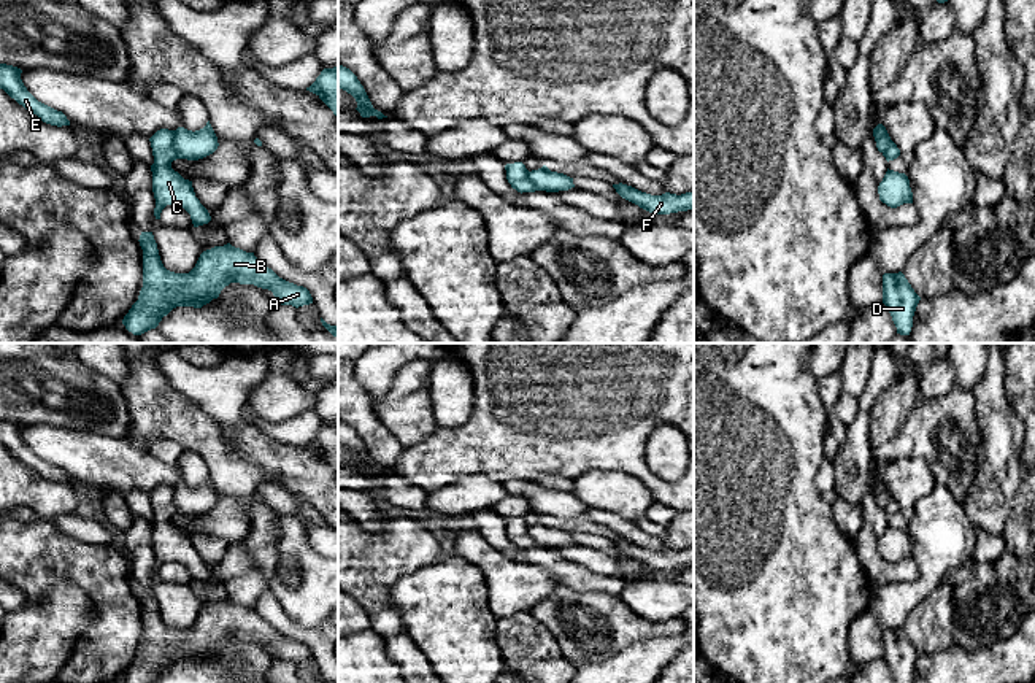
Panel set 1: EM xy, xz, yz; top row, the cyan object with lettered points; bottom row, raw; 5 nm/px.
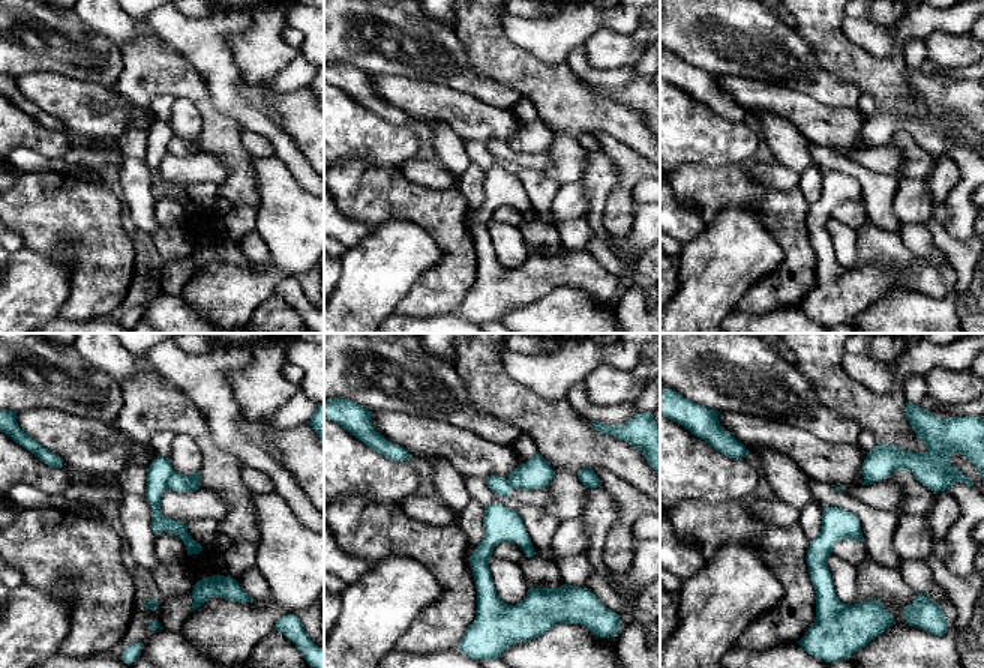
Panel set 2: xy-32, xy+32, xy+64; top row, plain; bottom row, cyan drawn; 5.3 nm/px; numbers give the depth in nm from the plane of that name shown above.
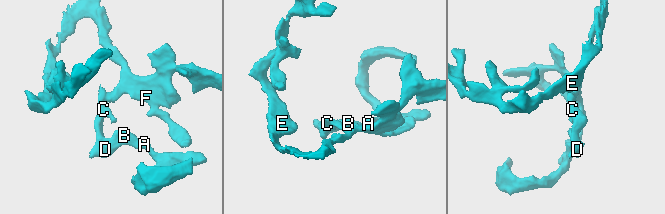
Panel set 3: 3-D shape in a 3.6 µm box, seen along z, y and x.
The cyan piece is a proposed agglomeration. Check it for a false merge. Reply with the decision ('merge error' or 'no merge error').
merge error

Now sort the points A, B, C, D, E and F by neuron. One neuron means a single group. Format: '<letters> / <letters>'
A B C D / E F

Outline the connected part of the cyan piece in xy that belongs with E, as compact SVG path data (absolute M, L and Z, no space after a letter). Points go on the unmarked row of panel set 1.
M0 419L0 445L14 454L25 465L37 470L43 478L51 481L70 481L70 477L62 467L57 467L38 457L24 442L21 435L22 426L13 421Z

